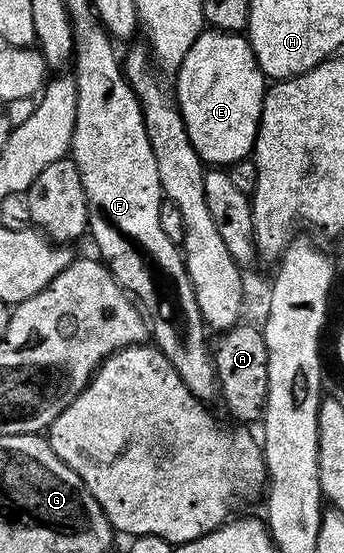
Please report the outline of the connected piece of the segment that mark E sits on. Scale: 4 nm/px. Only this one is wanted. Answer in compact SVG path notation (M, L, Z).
M208 28L199 34L193 47L189 47L189 55L185 55L174 77L173 92L183 116L183 122L187 125L189 143L193 143L201 160L211 167L230 167L234 161L251 157L261 119L265 78L263 72L259 70L259 64L246 36L238 33L224 33L222 29Z

